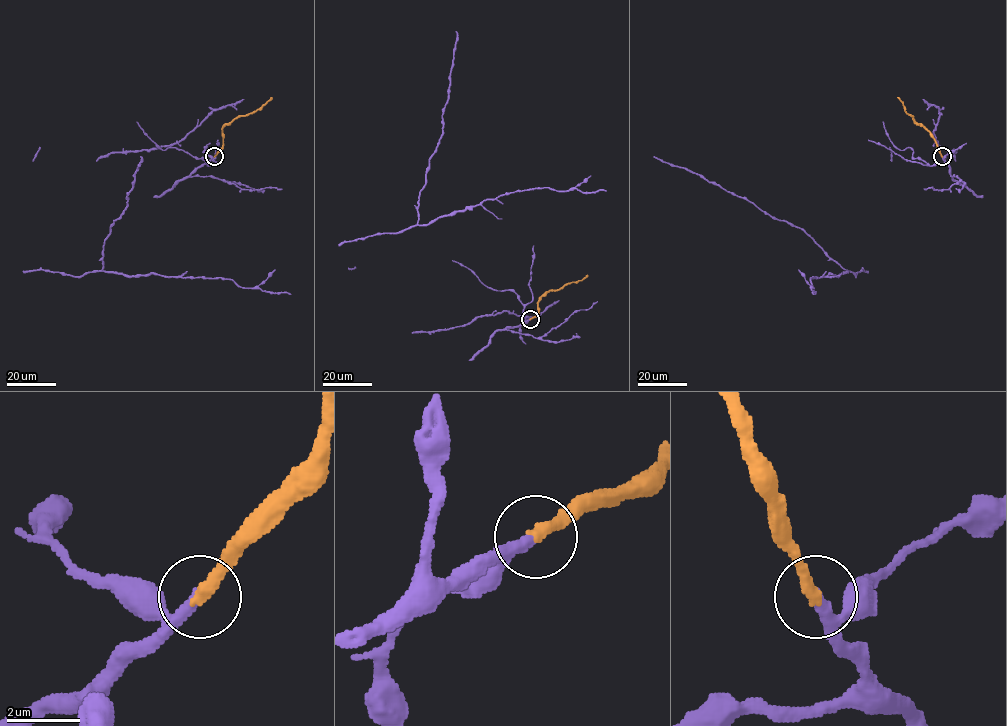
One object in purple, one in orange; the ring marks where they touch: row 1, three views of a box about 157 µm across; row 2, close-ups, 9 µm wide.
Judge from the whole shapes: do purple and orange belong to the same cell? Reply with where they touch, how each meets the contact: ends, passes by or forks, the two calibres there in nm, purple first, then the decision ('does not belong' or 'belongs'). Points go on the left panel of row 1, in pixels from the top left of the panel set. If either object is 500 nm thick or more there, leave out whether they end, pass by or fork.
place (214, 156); purple ends; orange ends; calibres 320 and 360 nm; belongs

